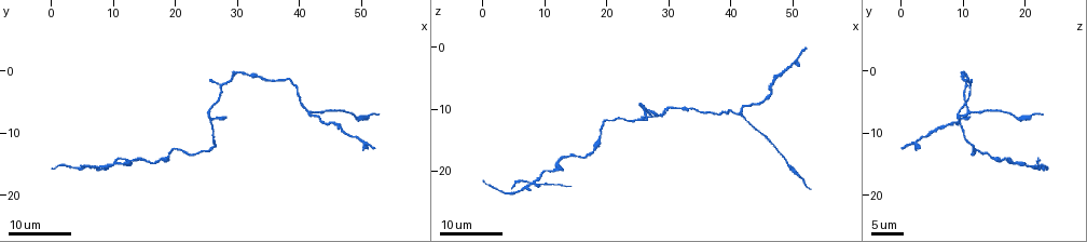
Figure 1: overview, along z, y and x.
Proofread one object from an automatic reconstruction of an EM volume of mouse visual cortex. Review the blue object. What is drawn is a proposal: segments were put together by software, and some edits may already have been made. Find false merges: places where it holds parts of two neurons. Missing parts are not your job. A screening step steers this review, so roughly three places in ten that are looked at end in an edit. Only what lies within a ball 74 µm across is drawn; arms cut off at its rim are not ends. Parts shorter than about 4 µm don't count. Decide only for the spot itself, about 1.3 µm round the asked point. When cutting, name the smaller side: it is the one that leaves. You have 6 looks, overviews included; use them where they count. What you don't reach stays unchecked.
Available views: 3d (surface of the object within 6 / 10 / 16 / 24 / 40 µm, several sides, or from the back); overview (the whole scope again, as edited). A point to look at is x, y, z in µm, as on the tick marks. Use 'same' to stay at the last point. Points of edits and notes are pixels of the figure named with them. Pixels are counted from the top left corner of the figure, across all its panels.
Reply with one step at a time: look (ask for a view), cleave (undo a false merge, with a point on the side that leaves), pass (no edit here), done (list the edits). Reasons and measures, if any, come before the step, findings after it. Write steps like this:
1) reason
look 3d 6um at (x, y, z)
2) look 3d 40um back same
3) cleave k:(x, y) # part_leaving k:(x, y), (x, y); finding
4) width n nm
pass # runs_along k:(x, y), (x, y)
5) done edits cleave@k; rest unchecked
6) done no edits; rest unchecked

four arms meet
look 3d 24um at (8.5, 16.0, 22.0)

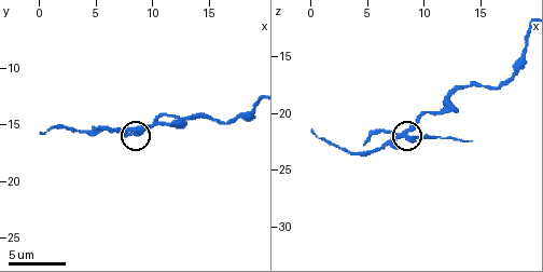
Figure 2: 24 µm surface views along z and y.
closer look
look 3d 10um at (8.6, 15.6, 22.2)

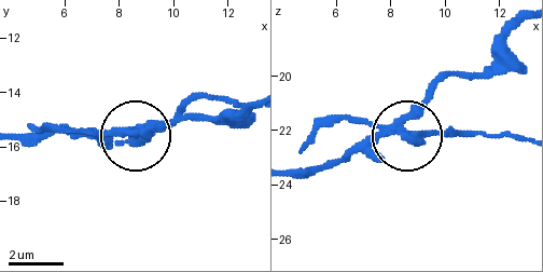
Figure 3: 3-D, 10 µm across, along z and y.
arms 4
cleave 3:(435, 132) # two neurons meet here

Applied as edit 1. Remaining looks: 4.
calibre changes
look 3d 24um at (12.0, 15.0, 19.5)

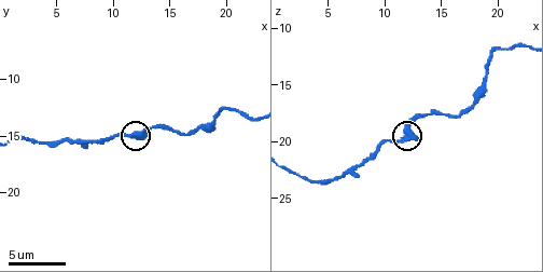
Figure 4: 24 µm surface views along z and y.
look 3d 6um same

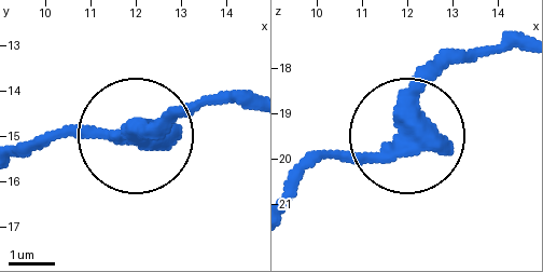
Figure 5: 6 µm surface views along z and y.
arms 3
pass # runs_along 5:(518, 52), (448, 64), (379, 149), (291, 168); continuous, no second neuron

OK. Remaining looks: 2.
small branch off a trunk
look 3d 24um at (41.5, 6.5, 11.0)

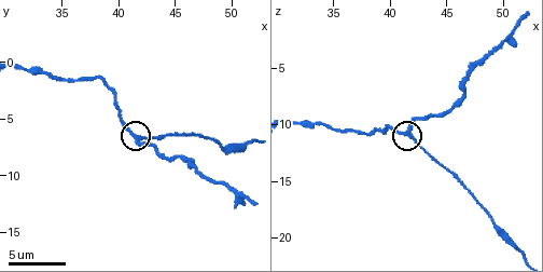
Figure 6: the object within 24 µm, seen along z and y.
look 3d 6um at (41.8, 6.8, 11.0)

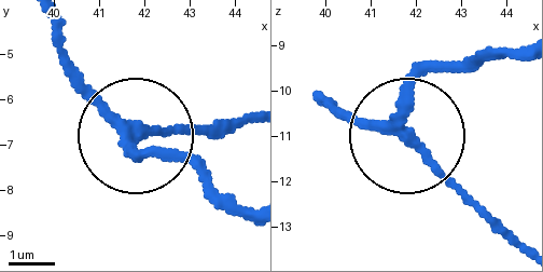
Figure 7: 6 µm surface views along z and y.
side_arm 17 um
cleave 7:(181, 126) # part_leaving 7:(130, 135), (253, 123); two neurons meet here

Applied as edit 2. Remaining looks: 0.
done edits cleave@3, cleave@7; rest unchecked

